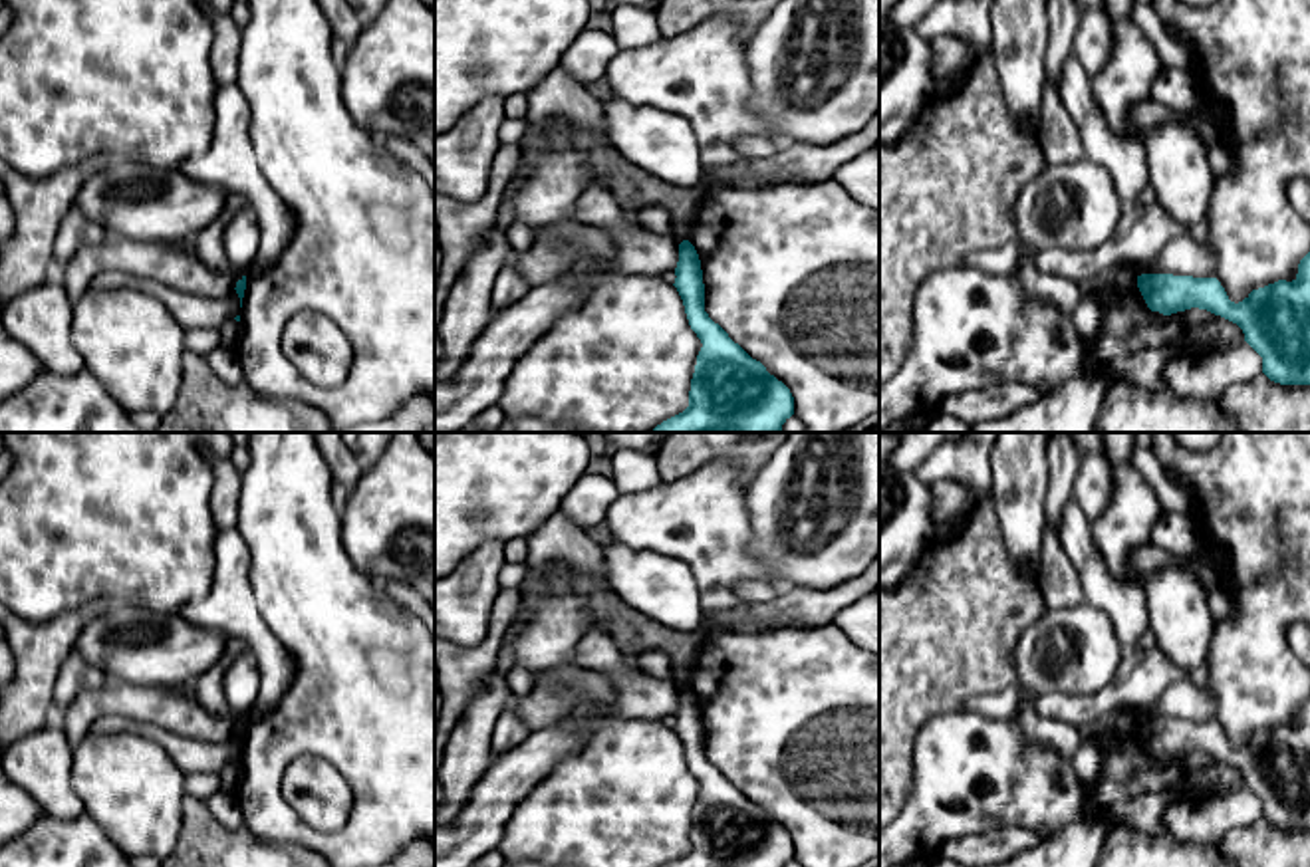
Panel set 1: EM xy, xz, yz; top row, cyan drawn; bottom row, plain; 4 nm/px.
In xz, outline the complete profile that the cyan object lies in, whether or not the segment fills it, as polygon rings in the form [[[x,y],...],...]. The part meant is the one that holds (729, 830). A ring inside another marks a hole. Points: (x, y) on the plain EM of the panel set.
[[[689,684],[679,688],[675,732],[703,792],[691,823],[689,851],[663,867],[786,867],[790,833],[752,804],[705,756],[701,704]]]

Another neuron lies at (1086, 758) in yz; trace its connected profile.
[[[1084,742],[1072,754],[1074,770],[1082,782],[1088,782],[1100,766],[1100,752],[1092,742]]]

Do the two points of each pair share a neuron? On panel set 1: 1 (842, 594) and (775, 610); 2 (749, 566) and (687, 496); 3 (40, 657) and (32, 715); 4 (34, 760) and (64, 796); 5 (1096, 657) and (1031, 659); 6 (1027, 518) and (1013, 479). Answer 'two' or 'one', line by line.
1: one
2: one
3: one
4: one
5: one
6: one

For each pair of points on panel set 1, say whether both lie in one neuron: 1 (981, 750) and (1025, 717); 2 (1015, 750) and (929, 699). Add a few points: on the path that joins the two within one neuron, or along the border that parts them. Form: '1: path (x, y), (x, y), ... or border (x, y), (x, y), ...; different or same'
1: border (1015, 719), (1033, 741), (1058, 748); different
2: border (961, 709), (935, 715), (917, 733), (916, 743); different

